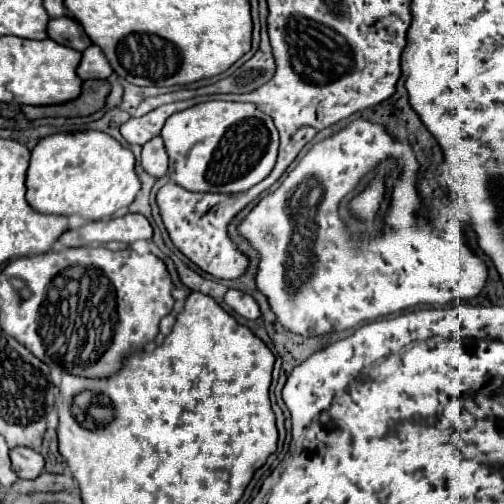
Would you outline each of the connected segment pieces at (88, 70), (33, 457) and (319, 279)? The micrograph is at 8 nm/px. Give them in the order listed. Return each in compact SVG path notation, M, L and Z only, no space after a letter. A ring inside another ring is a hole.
M90 46L82 52L82 62L78 66L78 76L82 80L94 80L94 78L108 78L114 70L110 70L110 62L106 62L106 56L102 54L100 46Z
M14 448L10 450L10 460L12 460L12 468L20 478L26 480L34 480L44 472L44 458L40 452L32 450L32 448Z
M360 118L350 122L342 132L314 144L312 150L298 162L298 166L284 178L280 188L264 196L246 216L246 220L240 224L240 232L252 242L254 248L258 248L262 256L256 274L256 286L268 298L284 328L302 336L320 336L358 326L386 314L402 312L416 304L440 306L448 302L471 300L482 290L488 270L484 262L466 246L464 228L456 230L452 240L442 240L432 224L414 218L414 210L420 206L420 198L416 194L416 170L418 162L408 144L394 142L380 124ZM388 156L398 158L402 176L392 194L386 230L382 236L368 242L352 242L344 232L342 220L338 218L338 202L348 192L352 192L352 188L356 188L358 180L372 166L376 166L376 162Z

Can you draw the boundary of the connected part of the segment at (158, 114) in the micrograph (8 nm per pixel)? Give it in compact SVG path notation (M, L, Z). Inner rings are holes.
M198 96L198 98L192 98L192 100L184 100L184 102L172 102L172 104L166 104L166 106L160 106L152 112L148 112L146 116L142 118L130 118L126 124L122 124L120 132L124 136L124 140L128 144L138 144L142 146L144 142L150 142L150 138L156 138L166 122L168 116L172 116L174 112L180 112L184 108L190 108L194 106L196 102L202 102L202 100L210 100L210 98L216 98L216 96Z

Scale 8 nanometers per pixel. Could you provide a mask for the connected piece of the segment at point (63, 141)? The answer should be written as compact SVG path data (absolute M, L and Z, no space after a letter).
M84 129L77 132L57 133L42 138L30 158L30 168L26 174L26 200L40 214L78 214L84 220L104 220L114 216L120 208L128 208L136 194L140 192L140 180L134 172L134 154L104 132Z

